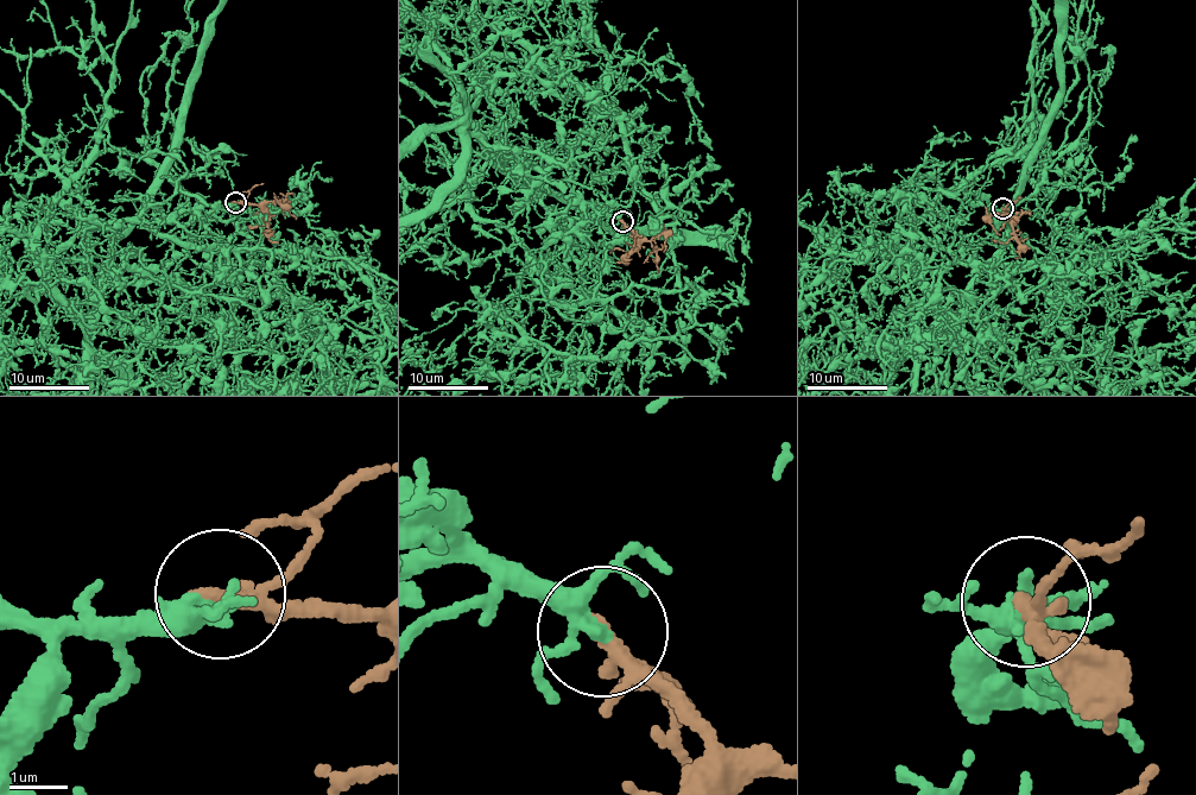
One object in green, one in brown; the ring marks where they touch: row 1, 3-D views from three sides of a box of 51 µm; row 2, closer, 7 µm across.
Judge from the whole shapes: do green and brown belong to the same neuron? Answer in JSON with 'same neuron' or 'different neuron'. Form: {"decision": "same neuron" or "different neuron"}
{"decision": "same neuron"}

